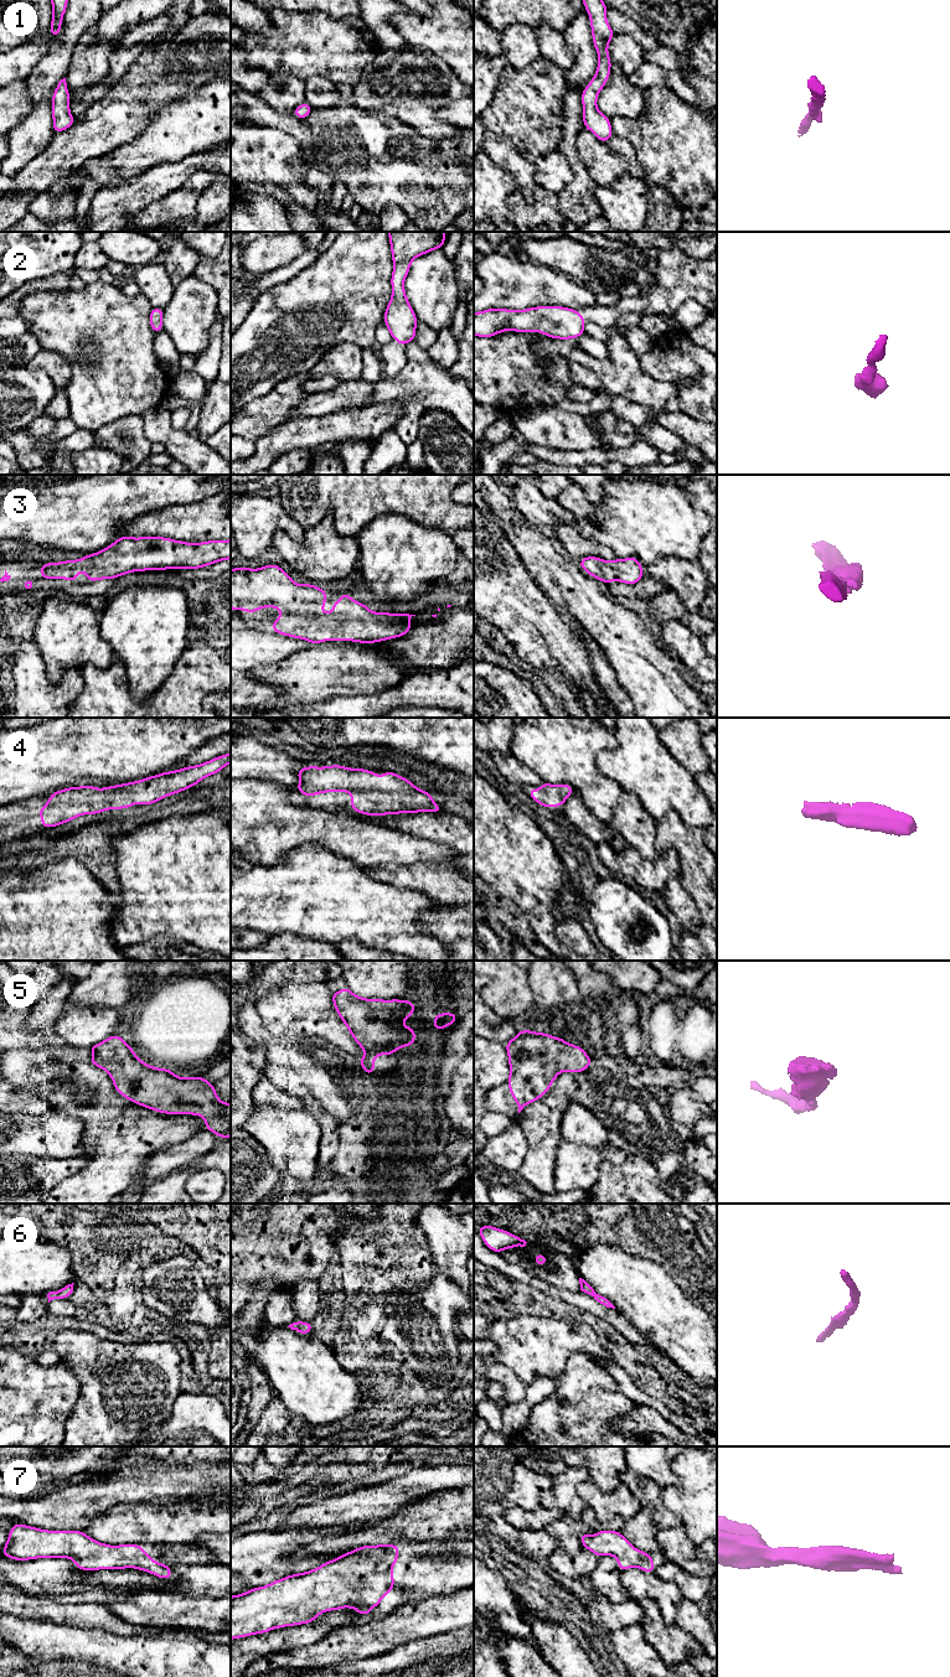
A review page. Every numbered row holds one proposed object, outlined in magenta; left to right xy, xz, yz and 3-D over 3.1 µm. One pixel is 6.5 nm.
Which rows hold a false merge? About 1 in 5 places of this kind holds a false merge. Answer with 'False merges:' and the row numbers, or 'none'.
False merges: none

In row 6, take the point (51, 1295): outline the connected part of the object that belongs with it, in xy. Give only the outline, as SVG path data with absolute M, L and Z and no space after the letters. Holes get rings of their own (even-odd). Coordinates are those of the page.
M68 1284L66 1287L63 1287L62 1289L60 1289L58 1292L50 1292L47 1294L48 1298L48 1303L53 1299L69 1299L72 1292L73 1292L73 1284Z

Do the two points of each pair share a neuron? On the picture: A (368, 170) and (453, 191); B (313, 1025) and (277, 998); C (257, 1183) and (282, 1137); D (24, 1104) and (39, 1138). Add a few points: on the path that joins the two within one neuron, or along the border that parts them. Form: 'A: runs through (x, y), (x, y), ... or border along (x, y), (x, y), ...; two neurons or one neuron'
A: runs through (390, 170), (411, 170), (432, 180); one neuron
B: runs through (304, 1016), (299, 1012), (290, 1012), (285, 1007); one neuron
C: border along (252, 1137), (264, 1149), (270, 1164); two neurons
D: border along (51, 1109), (40, 1114), (13, 1113); two neurons

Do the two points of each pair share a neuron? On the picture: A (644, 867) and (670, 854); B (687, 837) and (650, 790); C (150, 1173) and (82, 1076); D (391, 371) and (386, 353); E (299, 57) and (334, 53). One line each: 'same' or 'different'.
A: same
B: different
C: different
D: same
E: same

